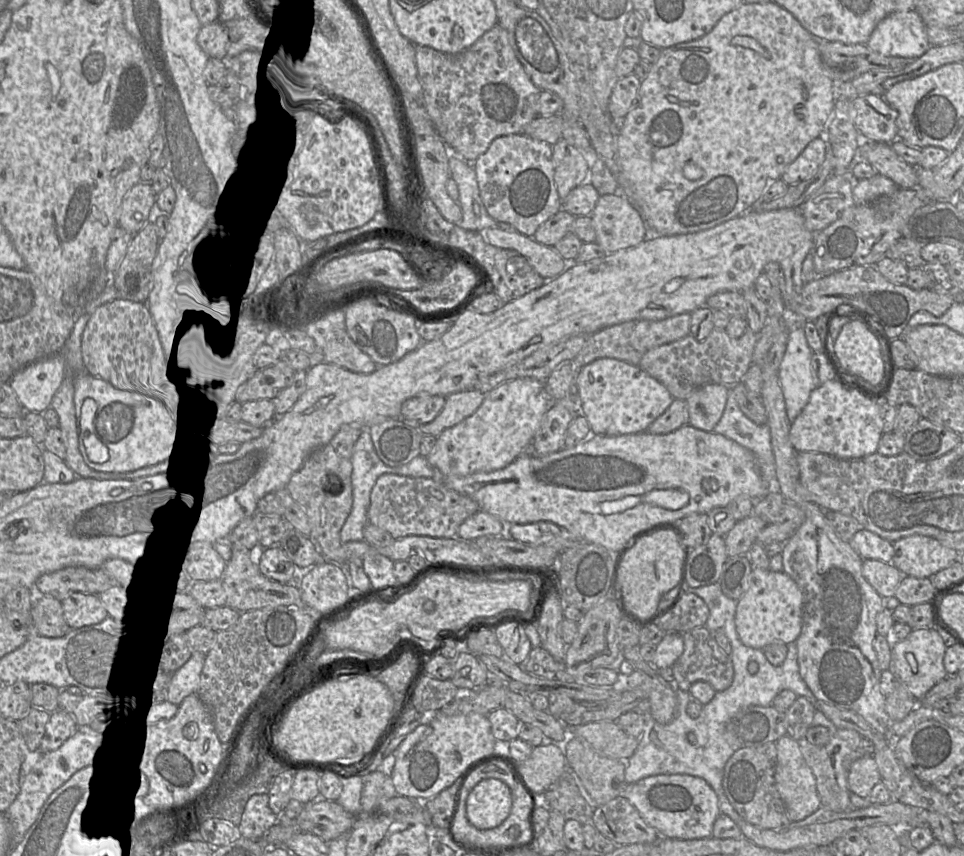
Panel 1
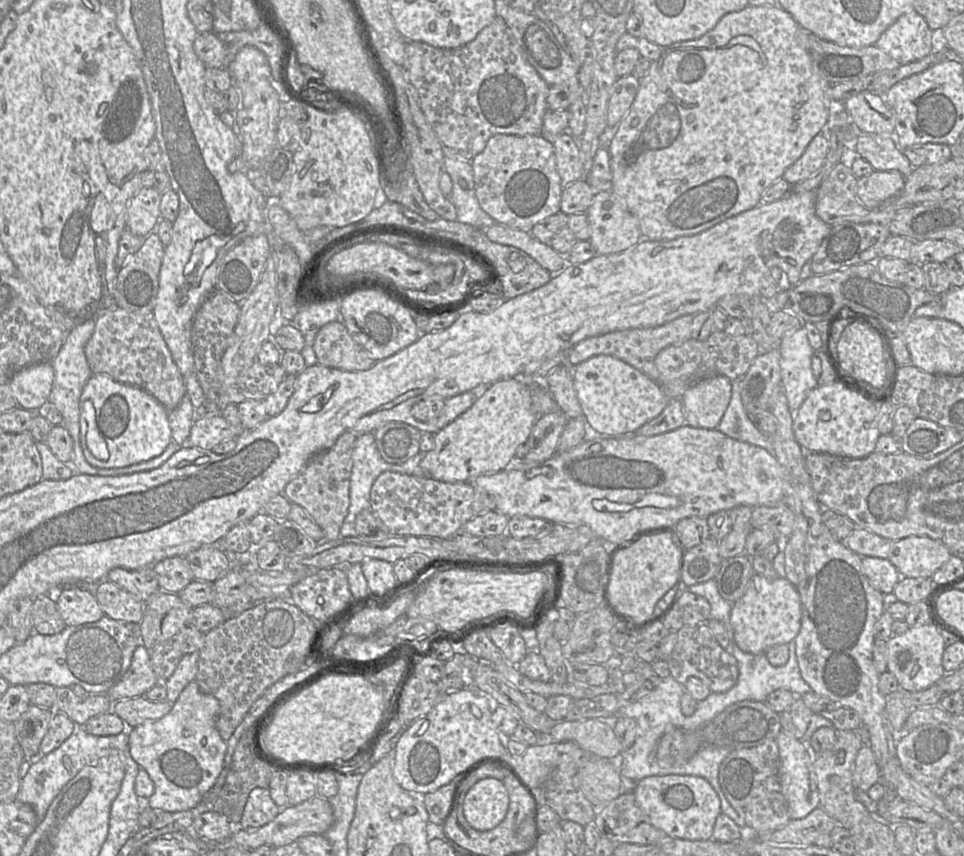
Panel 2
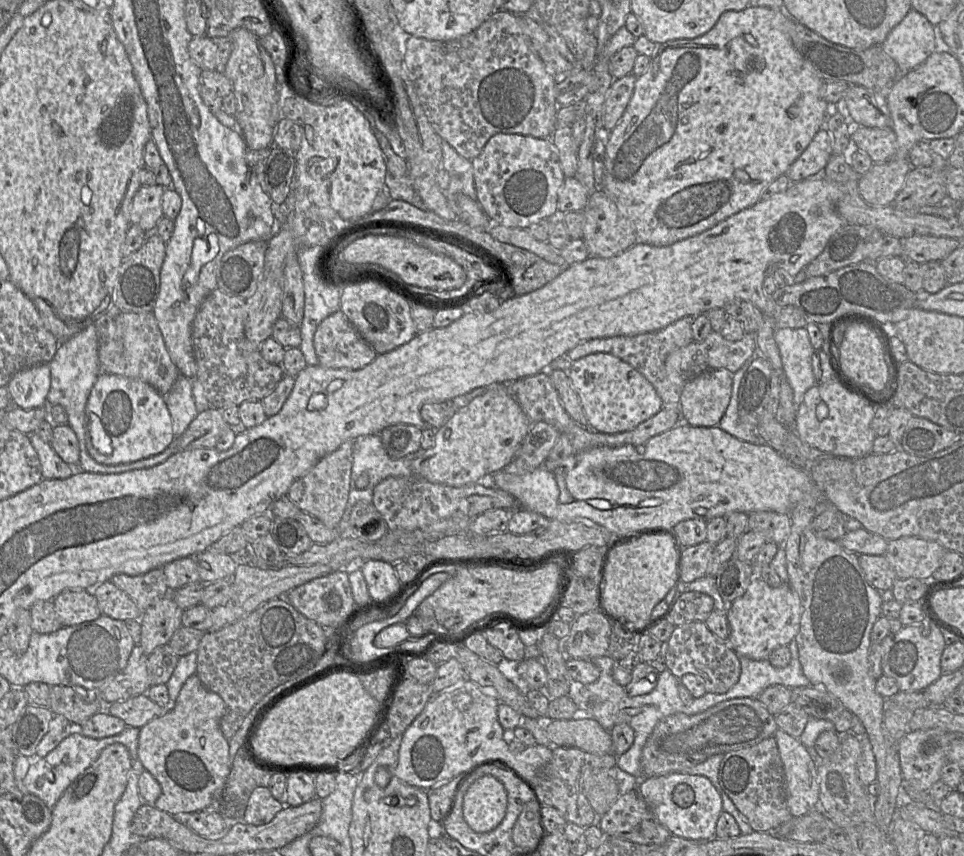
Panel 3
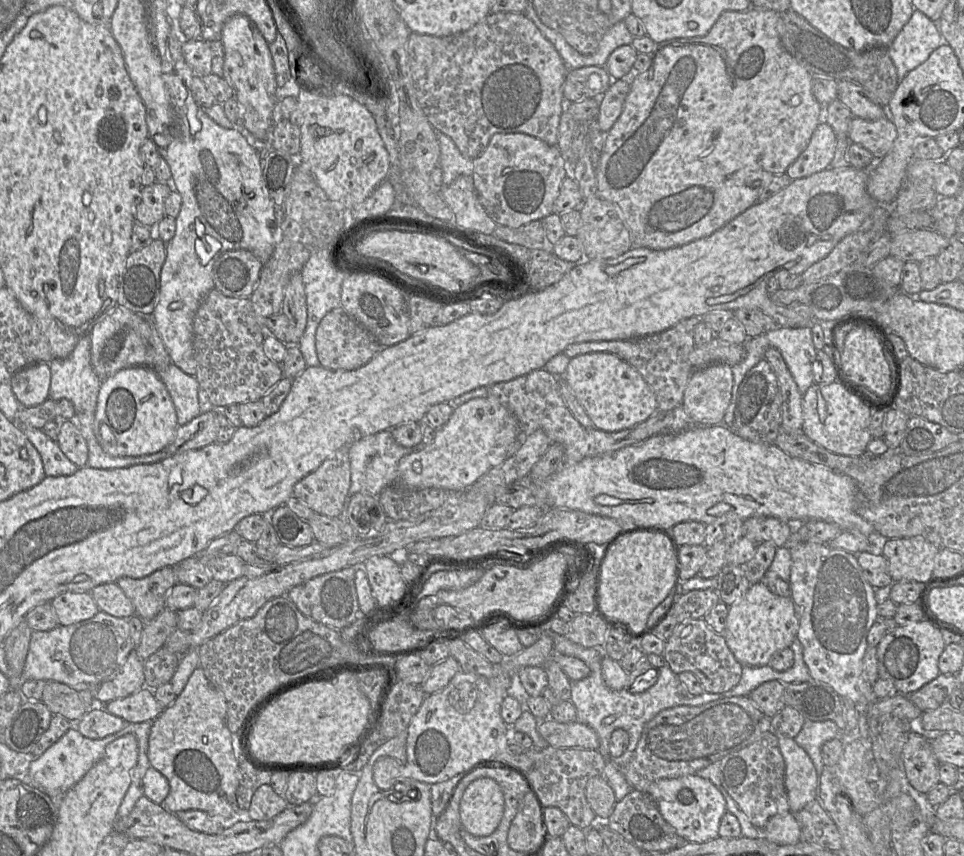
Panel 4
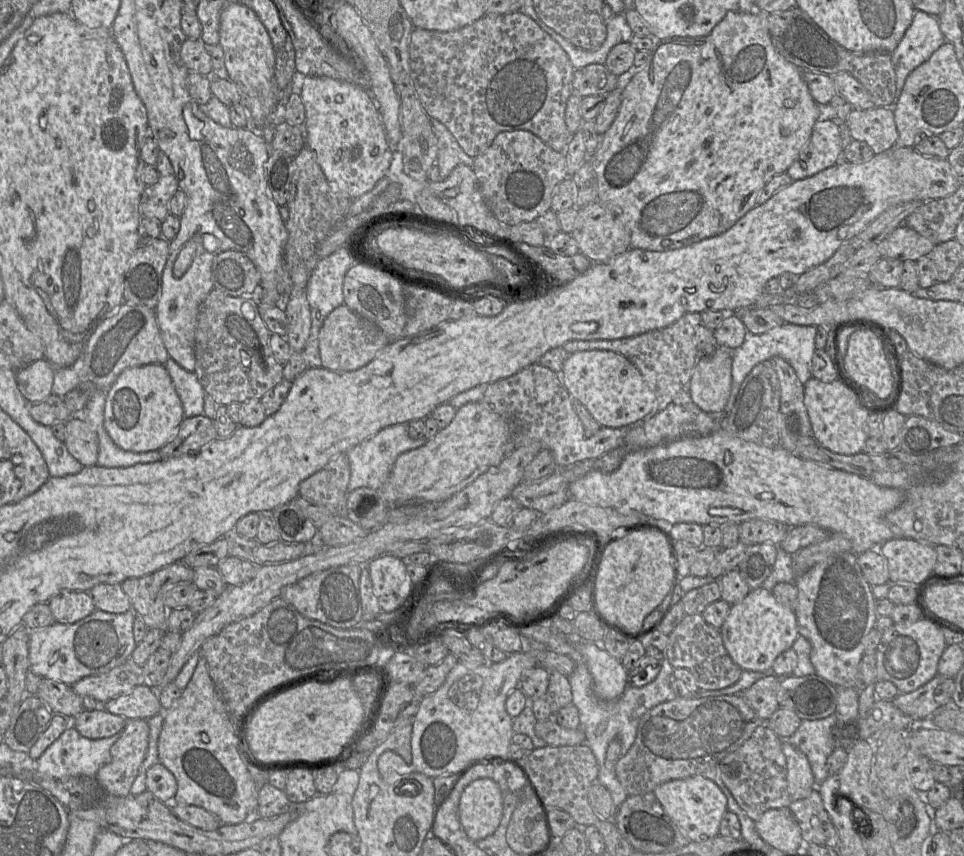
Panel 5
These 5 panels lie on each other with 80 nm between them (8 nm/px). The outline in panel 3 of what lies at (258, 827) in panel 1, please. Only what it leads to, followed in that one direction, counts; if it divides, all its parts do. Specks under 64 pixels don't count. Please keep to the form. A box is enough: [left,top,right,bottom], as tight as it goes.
[243,787,283,825]

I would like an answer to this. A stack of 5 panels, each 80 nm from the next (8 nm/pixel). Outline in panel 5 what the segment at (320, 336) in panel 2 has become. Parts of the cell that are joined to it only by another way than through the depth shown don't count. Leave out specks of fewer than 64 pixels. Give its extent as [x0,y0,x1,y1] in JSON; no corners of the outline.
[319,304,390,372]

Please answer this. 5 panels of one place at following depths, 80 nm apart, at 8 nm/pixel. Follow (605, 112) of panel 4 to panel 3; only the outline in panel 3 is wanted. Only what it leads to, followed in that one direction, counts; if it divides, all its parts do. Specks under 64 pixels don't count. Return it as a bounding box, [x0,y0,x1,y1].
[603,75,636,130]

